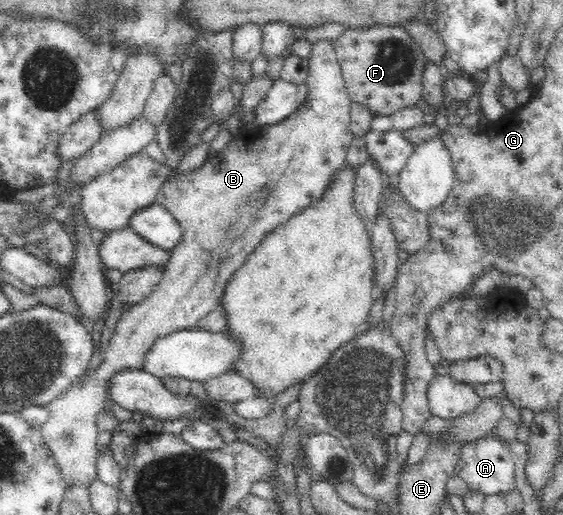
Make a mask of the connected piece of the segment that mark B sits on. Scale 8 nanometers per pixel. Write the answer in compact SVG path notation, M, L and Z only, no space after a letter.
M331 41L314 42L312 44L312 51L309 59L309 74L306 78L306 83L309 84L310 96L305 103L302 104L301 108L293 115L289 116L282 122L271 124L271 125L257 125L253 130L249 128L245 130L242 128L239 134L235 135L225 145L223 150L218 153L209 152L207 158L203 162L202 166L195 168L187 173L175 173L167 179L159 189L159 194L156 196L156 203L165 207L174 217L178 220L179 226L182 228L182 242L179 243L173 250L173 256L171 256L171 262L164 268L164 273L159 284L155 286L153 292L147 295L140 303L127 307L121 316L119 317L115 332L113 332L111 338L109 338L109 346L105 348L101 358L101 364L93 370L93 374L89 376L81 376L77 379L67 390L64 390L55 400L52 400L48 405L49 418L45 424L42 424L41 431L42 437L44 438L45 444L49 447L51 455L56 462L56 467L59 468L60 476L64 480L64 484L67 488L86 488L88 489L94 482L95 479L99 478L97 473L97 460L99 445L97 444L97 436L99 436L99 429L97 426L97 414L104 411L104 406L107 401L110 400L110 380L115 375L120 374L123 371L129 370L141 370L143 369L144 356L147 354L148 349L152 347L152 344L161 337L171 334L178 330L190 329L196 326L197 322L207 316L211 312L212 308L216 308L220 304L220 297L223 296L223 288L227 284L227 280L232 274L245 264L246 259L252 254L258 244L269 234L275 227L280 224L287 222L291 216L298 212L305 211L307 207L312 204L319 202L322 199L323 194L329 188L331 180L337 175L338 170L345 167L346 156L348 148L351 146L351 141L354 139L354 135L350 130L350 98L347 94L344 86L343 77L341 77L341 71L339 68L339 62L336 58L335 50L332 48Z

